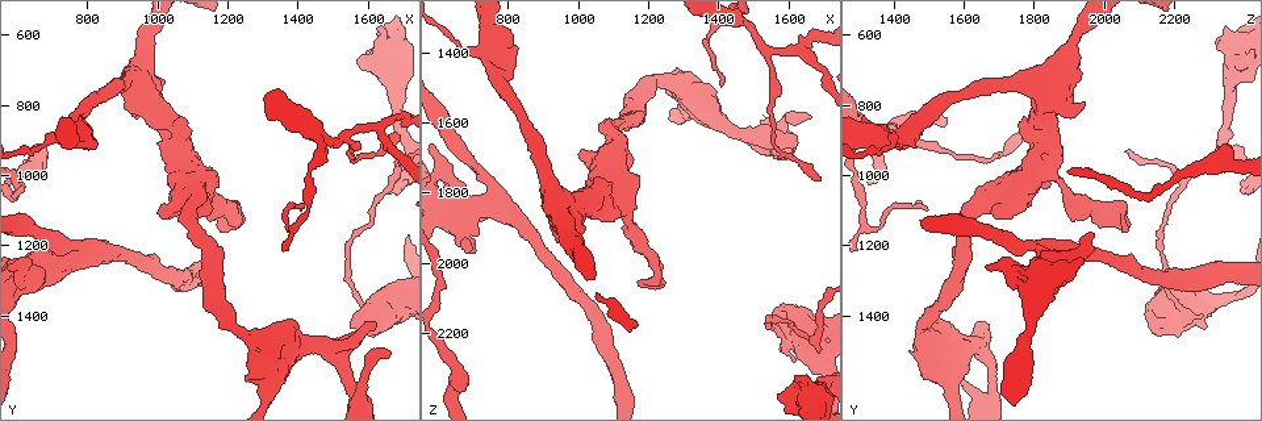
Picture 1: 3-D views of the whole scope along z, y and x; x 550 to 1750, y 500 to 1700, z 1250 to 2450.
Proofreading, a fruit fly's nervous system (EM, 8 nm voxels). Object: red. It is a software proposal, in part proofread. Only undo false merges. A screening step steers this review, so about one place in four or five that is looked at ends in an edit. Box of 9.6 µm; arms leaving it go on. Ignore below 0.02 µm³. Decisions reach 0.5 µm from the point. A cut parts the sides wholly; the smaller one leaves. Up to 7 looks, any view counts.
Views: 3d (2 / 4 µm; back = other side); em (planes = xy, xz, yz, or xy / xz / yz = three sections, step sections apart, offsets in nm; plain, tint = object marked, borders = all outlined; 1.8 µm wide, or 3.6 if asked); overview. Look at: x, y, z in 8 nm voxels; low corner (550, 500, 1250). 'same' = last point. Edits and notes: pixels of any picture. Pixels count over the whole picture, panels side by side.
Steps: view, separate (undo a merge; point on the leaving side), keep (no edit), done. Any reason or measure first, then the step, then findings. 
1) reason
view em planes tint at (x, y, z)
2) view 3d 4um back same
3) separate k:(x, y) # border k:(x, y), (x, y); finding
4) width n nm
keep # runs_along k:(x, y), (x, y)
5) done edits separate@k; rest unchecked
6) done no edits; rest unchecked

a narrow waist
view em planes tint at (1260, 1470, 1480)

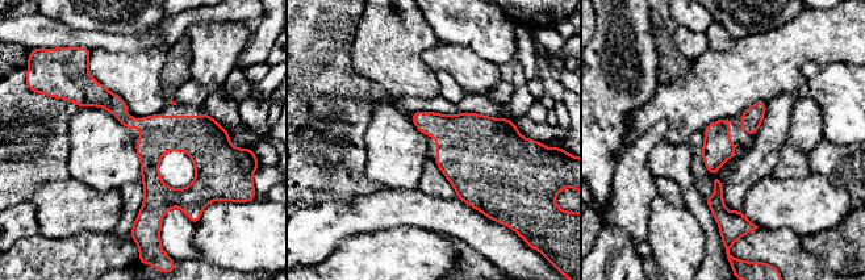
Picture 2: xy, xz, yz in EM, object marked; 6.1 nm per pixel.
keep # runs_along 2:(72, 96), (178, 133), (207, 178); one neuron here

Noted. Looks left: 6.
four or more arms meet
view em 3.6um planes tint at (640, 1280, 1830)

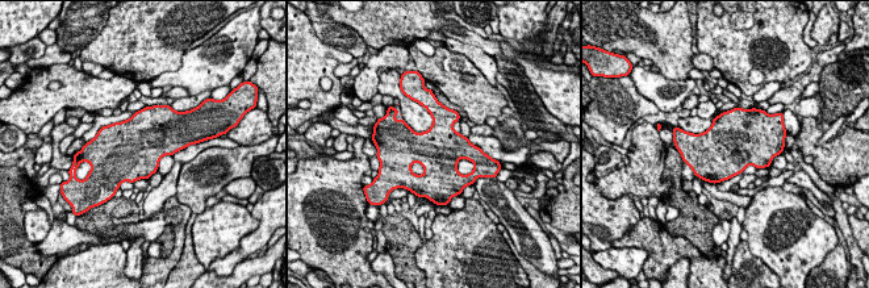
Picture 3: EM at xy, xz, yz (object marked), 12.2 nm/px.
keep # all the same neuron

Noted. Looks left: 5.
thick turns thin
view em xy step 16 tint at (740, 890, 1410)

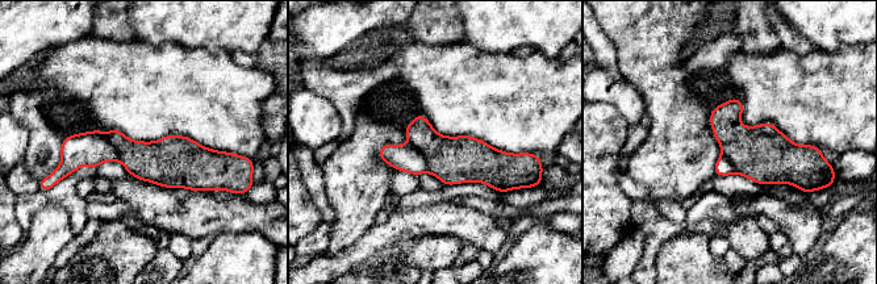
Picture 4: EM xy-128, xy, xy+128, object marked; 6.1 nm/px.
separate 4:(401, 157) # a second neuron is stuck on

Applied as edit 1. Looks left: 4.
done edits separate@4; rest unchecked

